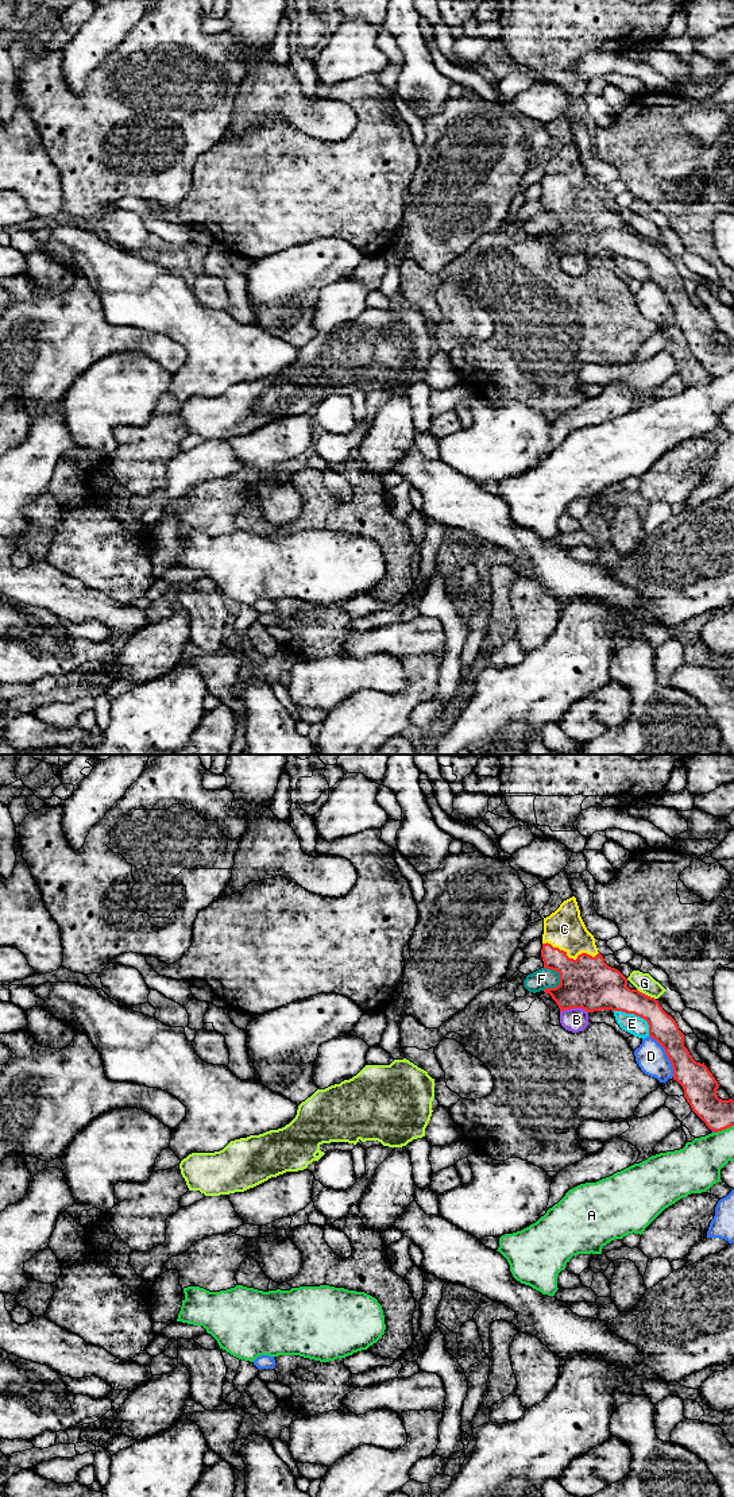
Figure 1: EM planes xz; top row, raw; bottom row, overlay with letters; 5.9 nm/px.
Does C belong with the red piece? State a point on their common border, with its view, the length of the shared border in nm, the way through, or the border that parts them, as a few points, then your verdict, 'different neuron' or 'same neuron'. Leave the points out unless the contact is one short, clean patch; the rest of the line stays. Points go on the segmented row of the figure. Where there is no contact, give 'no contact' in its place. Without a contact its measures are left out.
meets red in xz at (571, 959); contact 340 nm long; runs through xz (588, 983), (583, 971), (571, 959), (564, 929); same neuron

